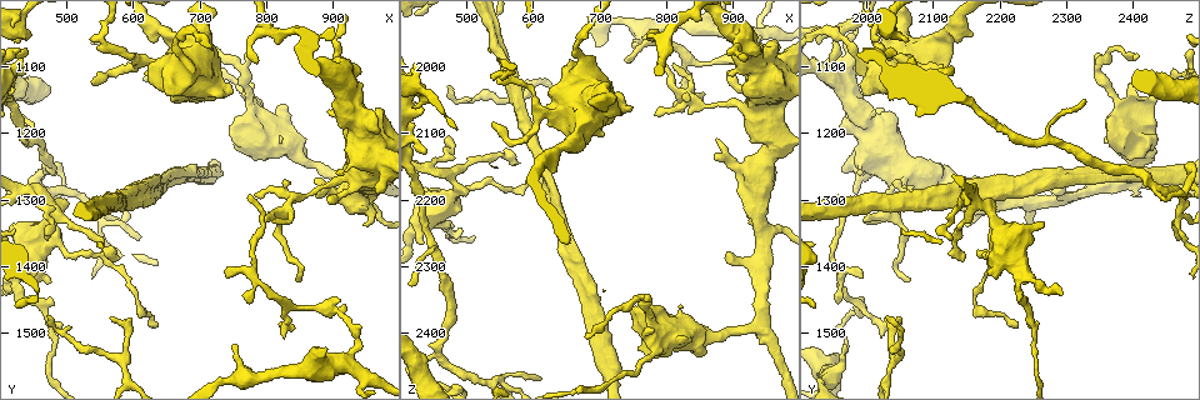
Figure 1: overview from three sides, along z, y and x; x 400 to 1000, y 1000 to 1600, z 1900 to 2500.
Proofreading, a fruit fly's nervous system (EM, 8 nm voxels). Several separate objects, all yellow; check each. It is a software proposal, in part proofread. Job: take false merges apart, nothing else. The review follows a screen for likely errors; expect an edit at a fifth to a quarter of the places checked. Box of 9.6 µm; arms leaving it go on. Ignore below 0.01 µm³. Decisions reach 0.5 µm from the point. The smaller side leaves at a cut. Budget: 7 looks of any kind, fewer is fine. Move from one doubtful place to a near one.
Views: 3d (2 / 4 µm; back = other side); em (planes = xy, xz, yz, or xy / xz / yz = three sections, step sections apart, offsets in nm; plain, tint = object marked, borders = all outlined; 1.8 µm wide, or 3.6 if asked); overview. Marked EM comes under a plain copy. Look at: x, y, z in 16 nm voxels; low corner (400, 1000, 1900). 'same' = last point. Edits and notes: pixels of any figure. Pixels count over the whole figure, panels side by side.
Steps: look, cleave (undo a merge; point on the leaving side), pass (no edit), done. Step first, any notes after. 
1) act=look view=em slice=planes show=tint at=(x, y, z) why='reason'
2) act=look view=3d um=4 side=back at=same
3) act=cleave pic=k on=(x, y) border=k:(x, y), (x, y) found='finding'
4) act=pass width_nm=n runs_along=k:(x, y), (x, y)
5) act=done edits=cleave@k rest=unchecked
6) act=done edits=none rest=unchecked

act=look view=3d um=4 at=(555, 1060, 2010) why='sharp bend'

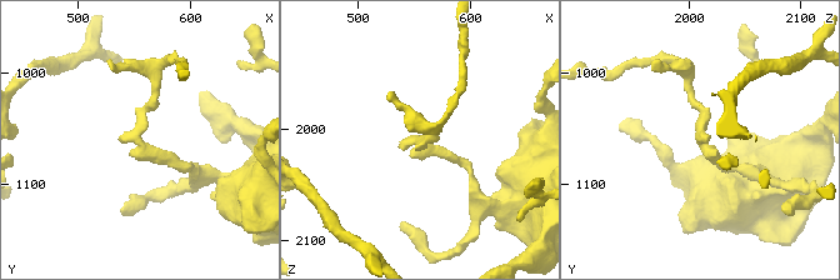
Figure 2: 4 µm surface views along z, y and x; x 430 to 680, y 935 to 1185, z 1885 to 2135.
act=look view=em slice=planes show=tint at=(550, 1060, 2008) why='shape alone is not enough'

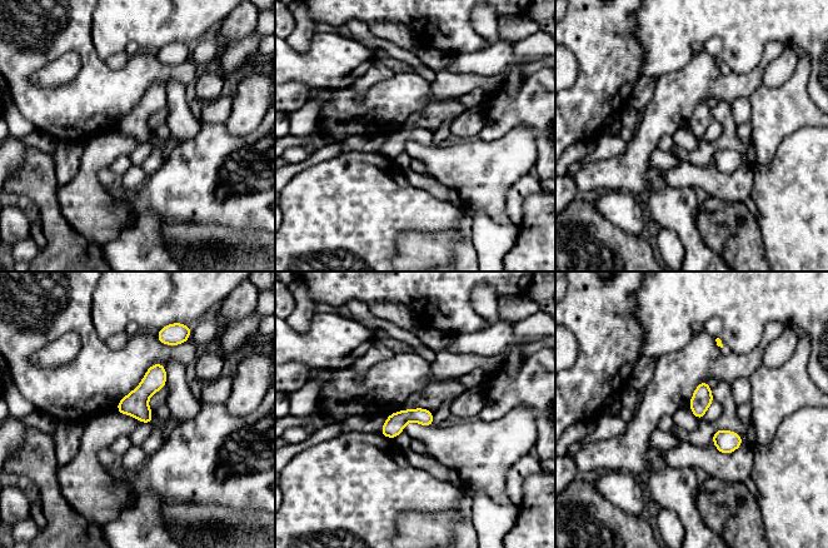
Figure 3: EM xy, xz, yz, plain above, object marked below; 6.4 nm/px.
act=pass found='continuous, no second cell'

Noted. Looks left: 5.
act=look view=3d um=4 at=(910, 1110, 1960) why='arms part here'

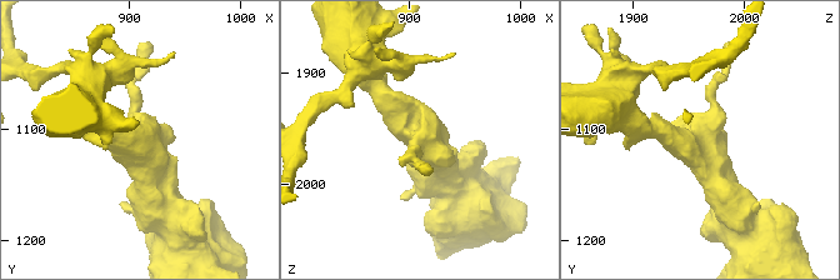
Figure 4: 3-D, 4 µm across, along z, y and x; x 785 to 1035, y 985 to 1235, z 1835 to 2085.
act=look view=em slice=xy step=16 show=tint at=(914, 1106, 1960) arms=3

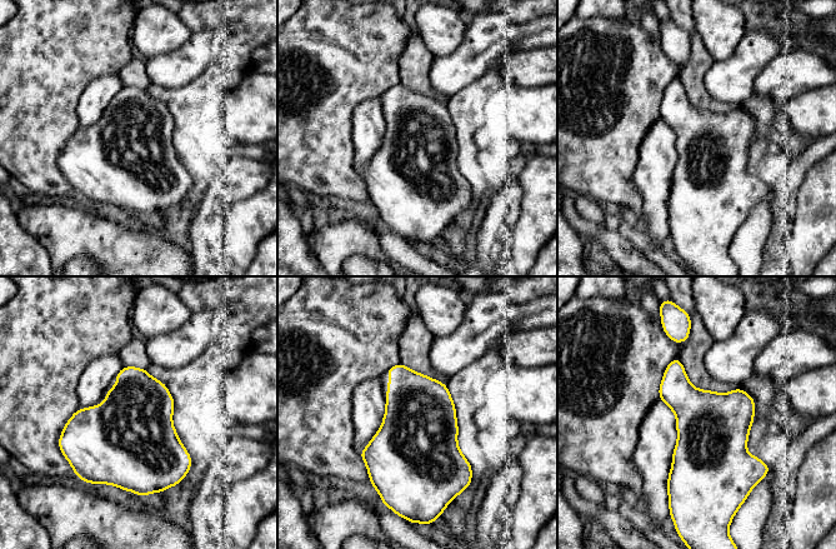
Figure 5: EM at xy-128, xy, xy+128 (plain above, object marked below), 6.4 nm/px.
act=look view=em slice=planes show=borders at=same

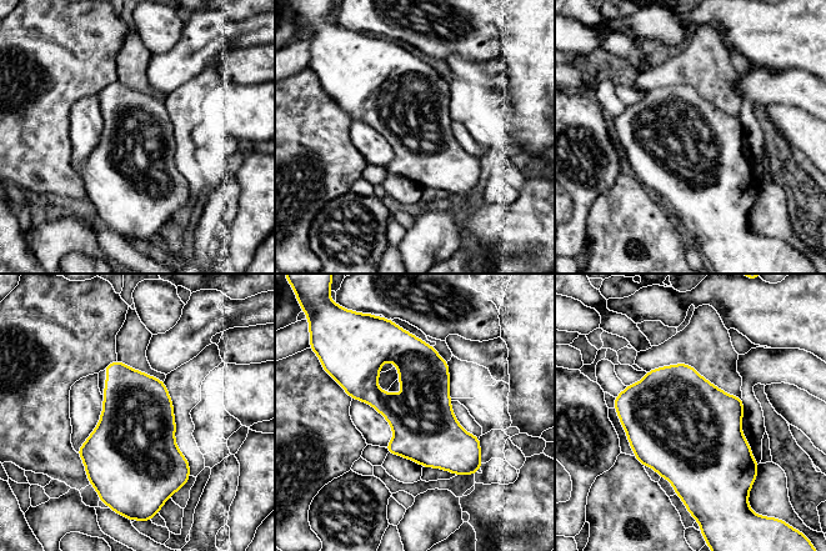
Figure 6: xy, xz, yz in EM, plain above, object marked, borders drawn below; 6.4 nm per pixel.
act=pass width_nm=420 found='continuous, no second cell'

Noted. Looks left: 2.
act=look view=em slice=xz step=16 show=borders at=(845, 1300, 2050)

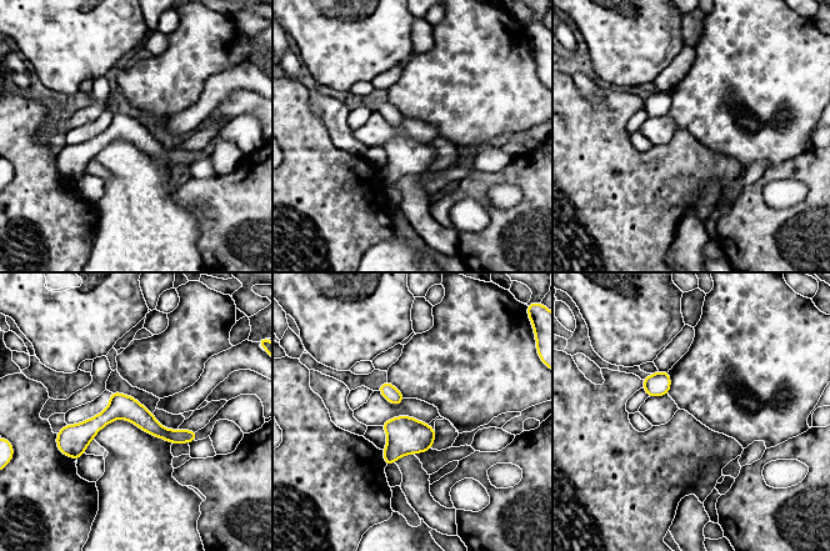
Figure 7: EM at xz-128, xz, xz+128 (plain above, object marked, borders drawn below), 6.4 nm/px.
act=pass runs_along=7:(193, 434), (111, 412), (65, 439) found='one cell here'

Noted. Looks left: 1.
act=done edits=none rest=unchecked

